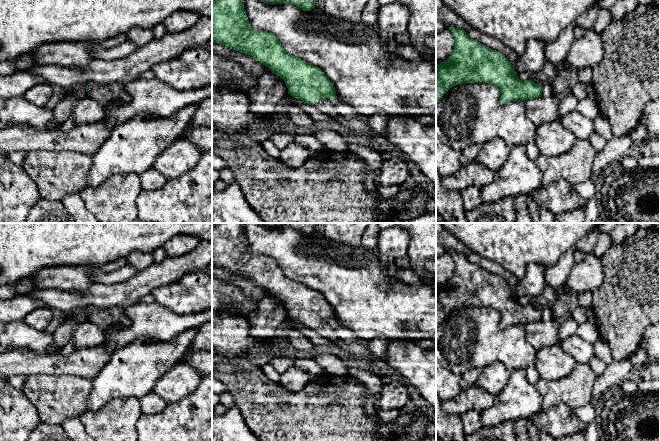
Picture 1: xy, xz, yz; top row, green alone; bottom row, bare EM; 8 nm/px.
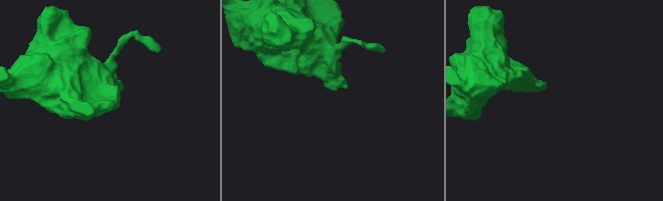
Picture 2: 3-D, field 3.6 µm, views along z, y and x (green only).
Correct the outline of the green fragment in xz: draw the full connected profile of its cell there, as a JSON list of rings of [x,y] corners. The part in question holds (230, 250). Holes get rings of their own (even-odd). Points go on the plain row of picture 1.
[[[212,223],[212,266],[253,280],[284,304],[288,318],[301,323],[304,328],[314,330],[319,336],[330,340],[333,345],[348,352],[351,357],[377,358],[367,348],[367,340],[361,339],[354,331],[337,322],[334,308],[319,291],[289,278],[273,257],[257,254],[249,249],[244,233],[244,223]]]

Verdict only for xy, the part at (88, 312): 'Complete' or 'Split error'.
Split error

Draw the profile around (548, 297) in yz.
[[[546,285],[543,292],[532,298],[532,304],[538,308],[543,310],[545,307],[552,307],[554,303],[557,301],[557,293],[556,289],[550,285]]]

